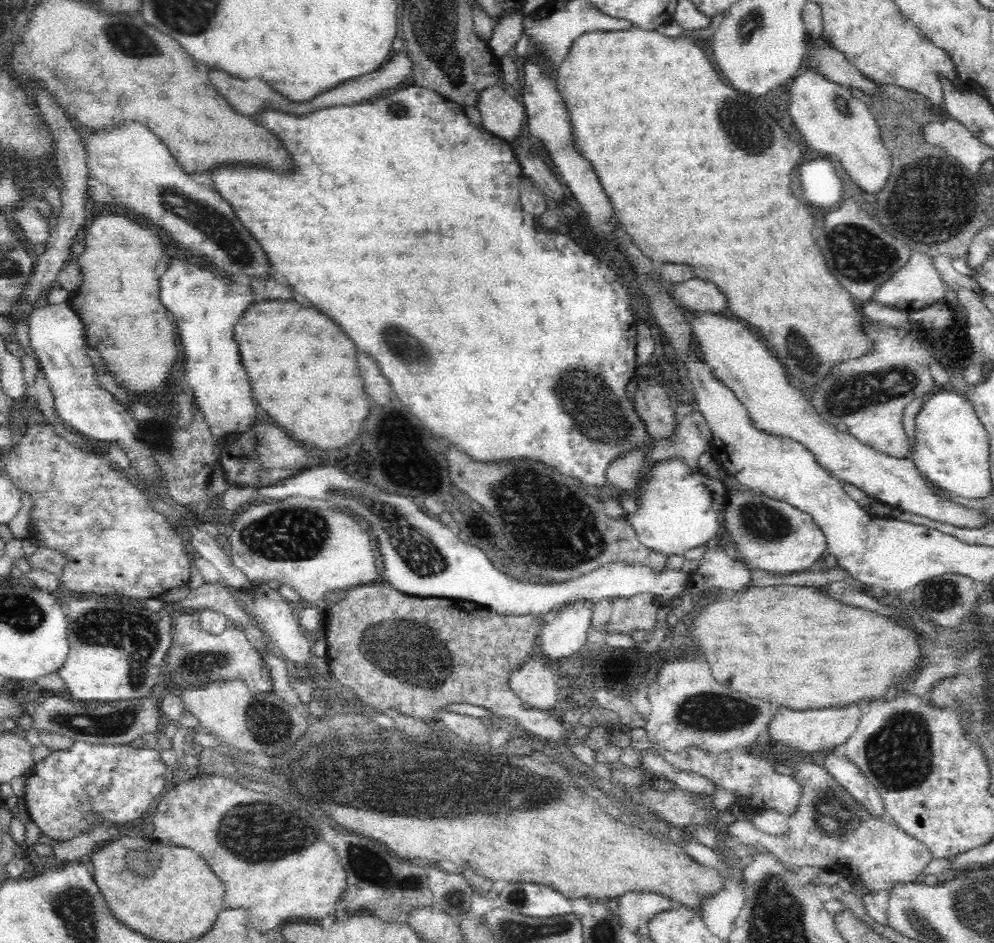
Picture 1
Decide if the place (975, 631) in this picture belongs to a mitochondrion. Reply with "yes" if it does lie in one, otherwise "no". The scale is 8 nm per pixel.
yes

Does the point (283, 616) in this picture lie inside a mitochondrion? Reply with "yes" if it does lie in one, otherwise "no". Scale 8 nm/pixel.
no

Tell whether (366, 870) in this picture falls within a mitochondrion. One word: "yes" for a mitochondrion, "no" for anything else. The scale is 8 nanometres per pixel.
yes

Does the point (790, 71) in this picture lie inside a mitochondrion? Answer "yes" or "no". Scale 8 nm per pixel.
no

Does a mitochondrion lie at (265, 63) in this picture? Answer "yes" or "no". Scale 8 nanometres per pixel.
no

